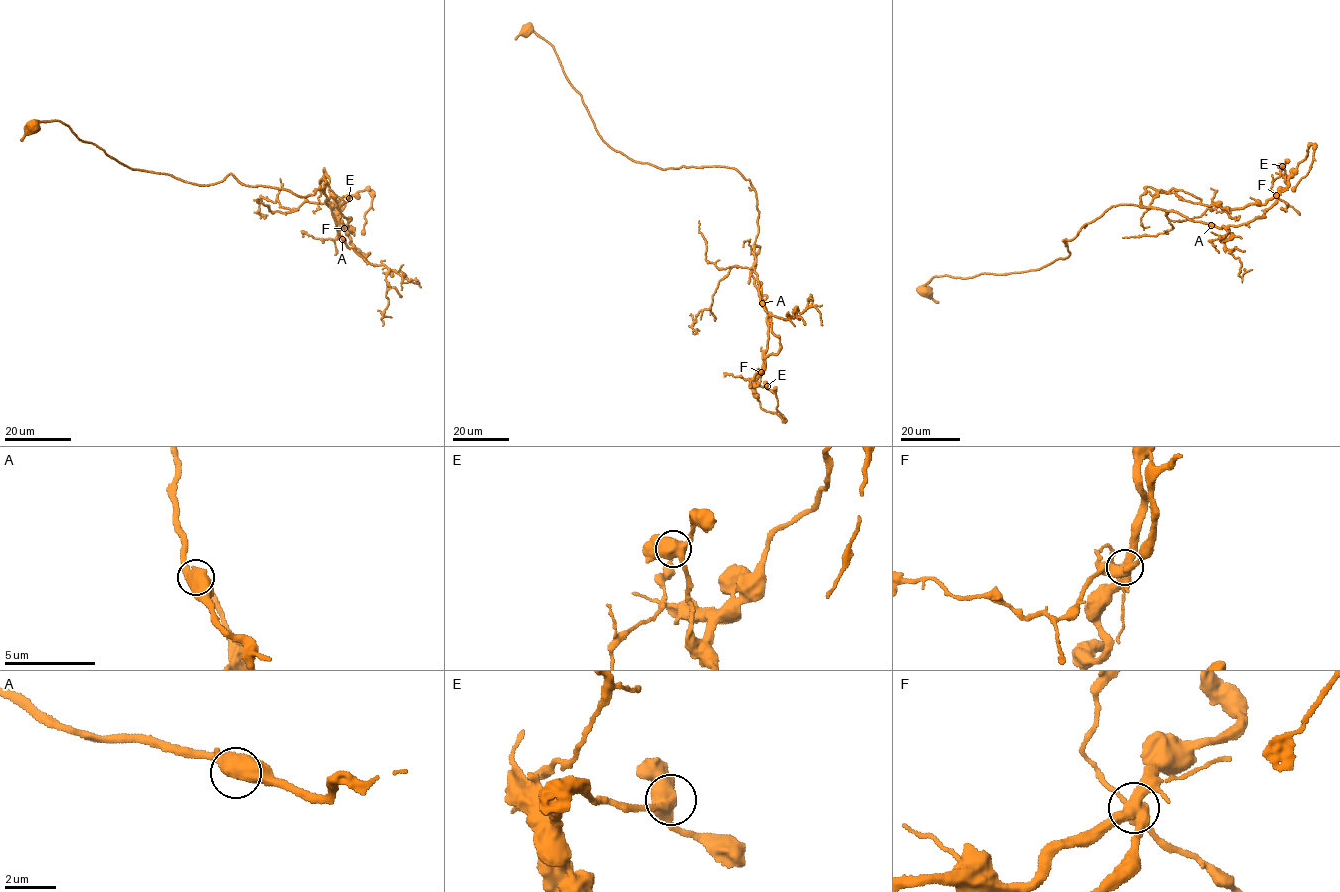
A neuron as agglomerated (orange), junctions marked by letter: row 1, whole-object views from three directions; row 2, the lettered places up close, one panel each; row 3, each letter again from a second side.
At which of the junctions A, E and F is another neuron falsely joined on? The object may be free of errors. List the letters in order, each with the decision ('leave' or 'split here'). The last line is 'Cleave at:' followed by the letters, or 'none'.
A: leave
E: leave
F: leave
Cleave at: none

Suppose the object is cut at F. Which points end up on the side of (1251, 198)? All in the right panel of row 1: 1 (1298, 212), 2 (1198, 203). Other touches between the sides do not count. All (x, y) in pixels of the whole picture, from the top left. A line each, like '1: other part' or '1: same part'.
1: other part
2: same part

